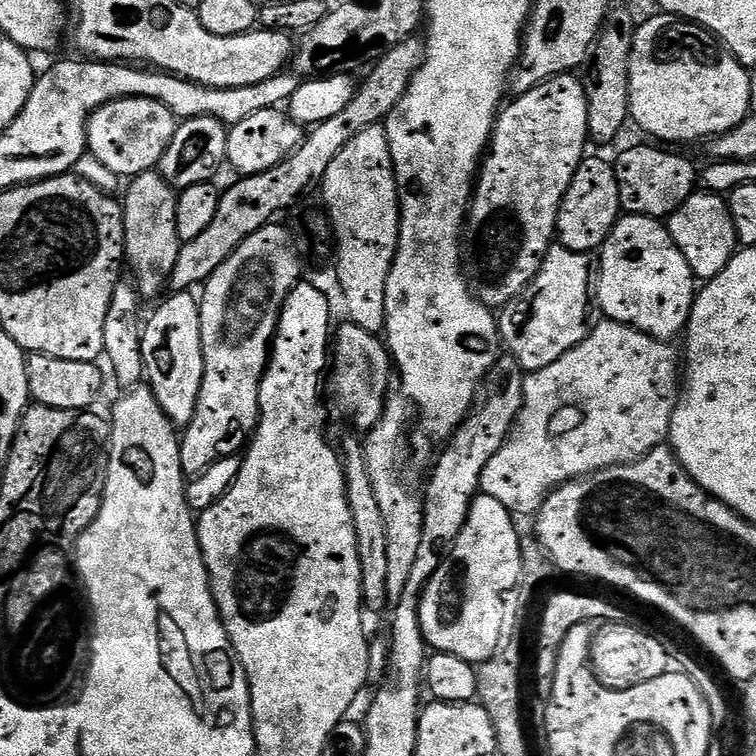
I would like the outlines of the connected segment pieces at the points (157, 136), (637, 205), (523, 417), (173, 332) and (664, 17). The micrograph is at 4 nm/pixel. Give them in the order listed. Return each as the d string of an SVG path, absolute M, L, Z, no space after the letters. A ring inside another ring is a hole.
M129 96L126 100L114 100L104 105L99 112L93 112L88 119L87 151L110 166L121 178L143 176L159 165L162 154L170 146L178 121L166 106L153 100Z
M648 144L628 148L614 160L620 206L625 213L634 216L667 218L673 216L691 198L693 192L697 191L698 168L695 168L686 157L679 156L676 153L679 151Z
M604 318L581 344L562 354L558 362L527 373L524 405L502 450L498 450L486 470L482 470L480 492L502 502L513 517L532 518L544 505L548 493L557 486L604 468L631 464L650 450L661 447L668 440L672 415L682 391L682 364L676 361L672 347L671 343L650 338L629 324Z
M191 291L172 292L169 300L161 299L156 313L147 317L142 328L142 350L146 380L152 392L158 398L162 410L177 426L187 426L194 418L194 410L198 406L198 394L204 377L204 355L202 354L202 334L200 333L200 301Z
M656 14L660 16L652 16L648 21L641 23L636 30L634 38L634 50L630 54L630 120L634 125L637 124L648 137L656 142L663 142L668 146L680 146L676 144L692 144L695 140L707 141L709 138L721 136L724 132L729 132L732 128L736 128L747 120L750 115L748 107L752 104L752 80L748 77L749 69L741 64L727 48L721 46L716 37L706 28L693 24L691 20L682 20L679 16L671 14Z

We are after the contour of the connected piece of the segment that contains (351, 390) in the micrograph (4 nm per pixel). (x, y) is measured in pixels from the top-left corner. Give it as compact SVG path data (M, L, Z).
M344 322L344 325L340 328L340 333L335 333L334 336L334 363L330 368L330 376L332 372L332 388L336 391L336 396L340 399L340 404L344 407L344 412L349 416L350 419L353 420L354 423L357 424L358 427L364 428L363 430L370 430L377 424L377 422L382 418L382 414L384 413L384 405L387 404L388 398L390 395L390 389L388 389L388 383L391 380L394 380L394 361L388 351L387 343L377 334L367 332L362 328L362 326L358 326L351 322Z

